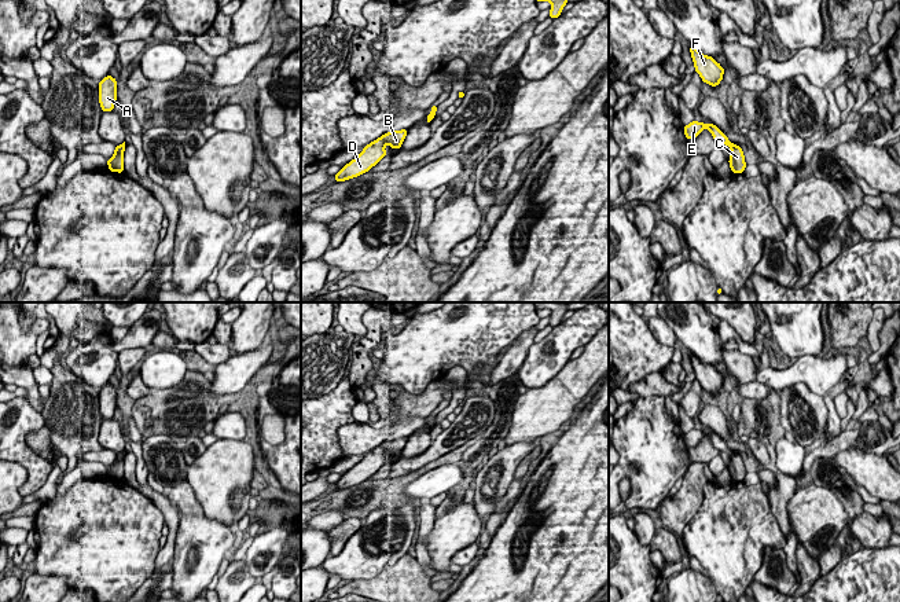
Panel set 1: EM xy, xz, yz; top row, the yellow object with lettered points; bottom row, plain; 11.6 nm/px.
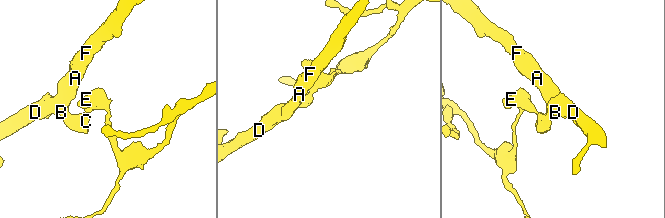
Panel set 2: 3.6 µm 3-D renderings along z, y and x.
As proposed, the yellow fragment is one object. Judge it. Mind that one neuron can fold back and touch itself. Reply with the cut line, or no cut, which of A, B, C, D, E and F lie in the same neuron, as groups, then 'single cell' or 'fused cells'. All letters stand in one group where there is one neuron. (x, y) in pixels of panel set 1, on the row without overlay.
cut in xy along (120, 452), (124, 455); A B C D F / E; fused cells

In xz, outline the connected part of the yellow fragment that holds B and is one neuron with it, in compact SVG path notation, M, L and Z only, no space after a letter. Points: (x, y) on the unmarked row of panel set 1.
M408 437L387 440L372 451L367 452L363 459L335 482L335 489L344 489L357 485L368 480L383 465L386 465L385 454L392 456L401 456L401 452L408 441Z

